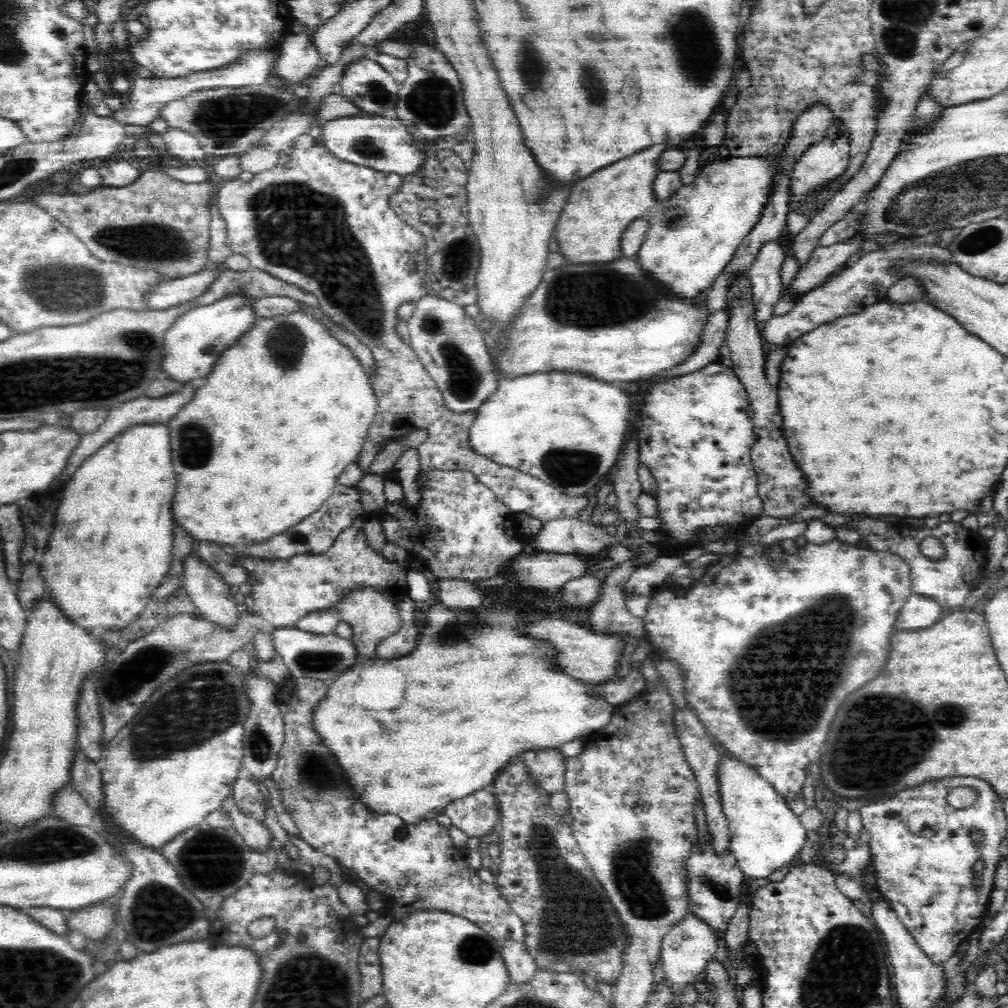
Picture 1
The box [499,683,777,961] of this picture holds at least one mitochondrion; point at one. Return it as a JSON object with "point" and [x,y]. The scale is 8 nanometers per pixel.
{"point":[634,883]}

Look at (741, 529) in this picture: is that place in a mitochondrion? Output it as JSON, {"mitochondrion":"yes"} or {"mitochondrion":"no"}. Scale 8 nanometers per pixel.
{"mitochondrion":"no"}

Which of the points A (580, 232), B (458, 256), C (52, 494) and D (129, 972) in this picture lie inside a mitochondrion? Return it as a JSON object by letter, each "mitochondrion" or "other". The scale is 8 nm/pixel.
{"A":"other","B":"mitochondrion","C":"other","D":"other"}

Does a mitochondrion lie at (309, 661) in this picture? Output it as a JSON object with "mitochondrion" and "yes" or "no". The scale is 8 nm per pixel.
{"mitochondrion":"yes"}

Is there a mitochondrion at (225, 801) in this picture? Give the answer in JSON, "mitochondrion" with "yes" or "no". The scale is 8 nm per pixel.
{"mitochondrion":"no"}

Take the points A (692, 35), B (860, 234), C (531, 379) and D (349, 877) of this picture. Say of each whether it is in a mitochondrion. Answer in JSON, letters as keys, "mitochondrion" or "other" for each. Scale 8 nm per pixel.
{"A":"mitochondrion","B":"other","C":"other","D":"other"}

